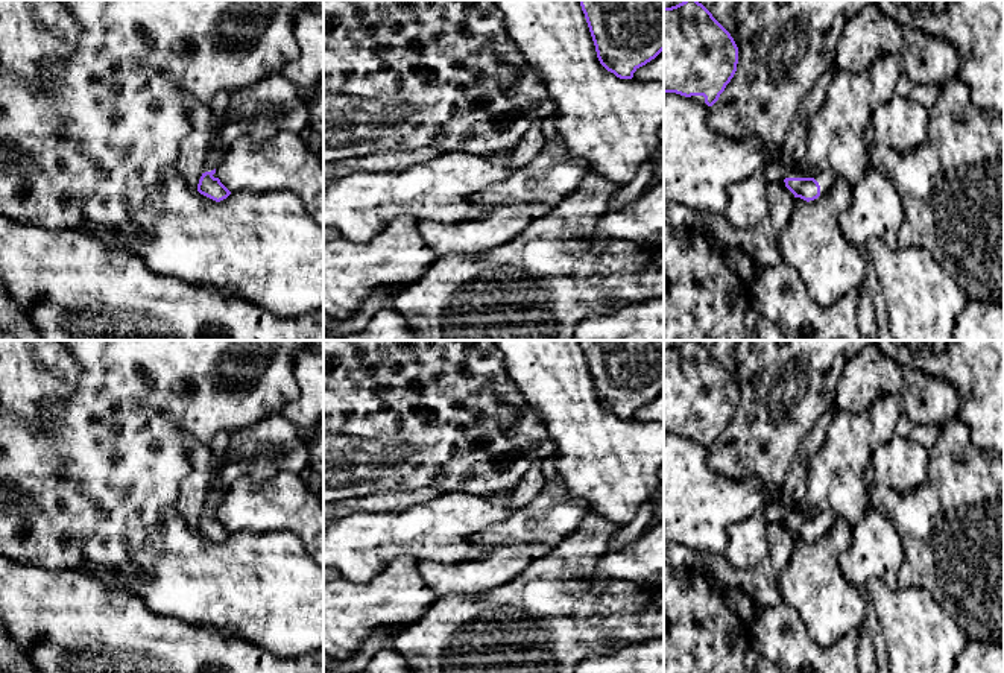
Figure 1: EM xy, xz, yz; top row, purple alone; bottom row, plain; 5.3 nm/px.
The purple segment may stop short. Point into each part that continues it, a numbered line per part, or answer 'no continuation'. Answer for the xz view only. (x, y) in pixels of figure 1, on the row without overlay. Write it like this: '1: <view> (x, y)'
no continuation

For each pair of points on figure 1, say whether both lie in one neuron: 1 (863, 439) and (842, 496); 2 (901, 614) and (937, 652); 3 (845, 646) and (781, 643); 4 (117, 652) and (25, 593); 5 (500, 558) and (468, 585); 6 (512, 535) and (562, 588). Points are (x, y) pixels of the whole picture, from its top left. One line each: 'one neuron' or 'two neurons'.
1: one neuron
2: one neuron
3: one neuron
4: one neuron
5: one neuron
6: two neurons

